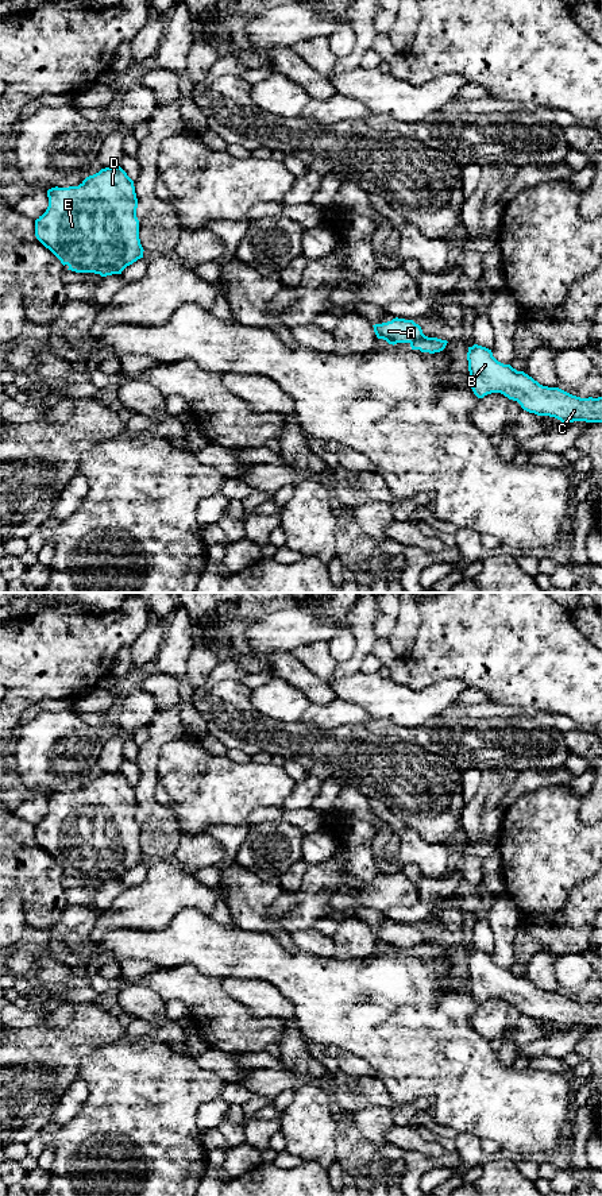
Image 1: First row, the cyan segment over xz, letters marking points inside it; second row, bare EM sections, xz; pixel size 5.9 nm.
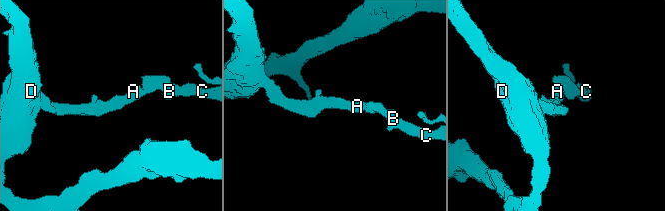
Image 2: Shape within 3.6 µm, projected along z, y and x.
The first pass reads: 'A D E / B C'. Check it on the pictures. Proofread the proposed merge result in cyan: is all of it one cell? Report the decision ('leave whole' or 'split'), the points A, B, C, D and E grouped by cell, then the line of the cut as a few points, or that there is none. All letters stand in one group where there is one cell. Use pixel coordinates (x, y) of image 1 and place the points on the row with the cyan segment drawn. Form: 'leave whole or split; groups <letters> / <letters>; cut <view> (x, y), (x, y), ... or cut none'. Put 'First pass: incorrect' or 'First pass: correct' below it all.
leave whole; groups A B C D E; cut none
First pass: incorrect

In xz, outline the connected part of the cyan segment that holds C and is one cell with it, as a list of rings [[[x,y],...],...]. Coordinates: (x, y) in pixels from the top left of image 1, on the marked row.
[[[474,344],[467,352],[470,385],[478,398],[501,393],[537,416],[549,416],[563,424],[602,423],[602,397],[580,398],[559,387],[540,385],[524,371],[498,362],[491,350]]]

